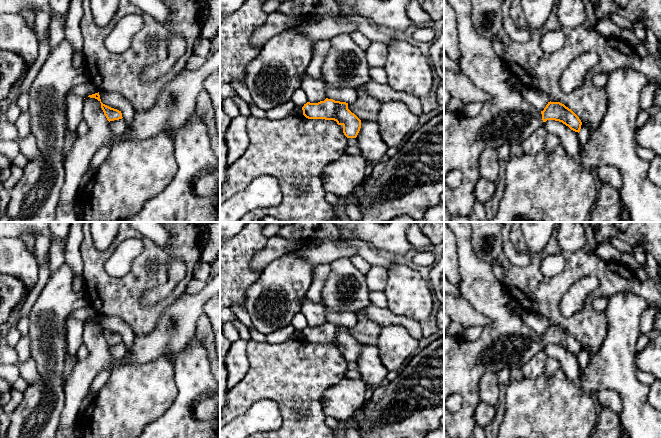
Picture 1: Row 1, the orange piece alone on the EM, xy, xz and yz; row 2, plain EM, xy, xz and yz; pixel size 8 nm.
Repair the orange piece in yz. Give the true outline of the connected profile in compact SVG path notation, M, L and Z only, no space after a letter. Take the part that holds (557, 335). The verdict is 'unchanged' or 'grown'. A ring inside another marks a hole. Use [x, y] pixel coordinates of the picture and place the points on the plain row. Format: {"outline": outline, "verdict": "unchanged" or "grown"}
{"outline": "M445 222L456 240L456 253L460 282L456 286L461 297L465 298L477 311L491 320L491 323L483 328L481 336L476 341L468 341L463 336L444 335L444 431L448 438L474 438L478 432L477 423L474 418L475 409L480 402L479 383L481 377L487 372L498 372L502 369L512 367L521 368L526 362L533 358L547 344L562 346L575 356L580 356L582 346L579 341L568 331L560 326L548 326L543 335L539 335L524 324L520 308L510 311L506 304L512 300L506 288L501 285L491 271L491 265L478 258L472 247L472 228L469 222ZM453 394L462 396L462 404L456 413L447 410L446 403Z", "verdict": "grown"}

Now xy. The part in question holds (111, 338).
{"outline": "M99 316L92 318L92 319L89 319L88 321L95 322L101 327L101 332L102 332L104 339L106 340L106 342L109 346L123 342L121 335L114 333L114 332L111 332L101 326Z", "verdict": "unchanged"}

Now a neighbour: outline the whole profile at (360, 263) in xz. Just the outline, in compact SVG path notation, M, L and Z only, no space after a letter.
M358 254L351 258L351 262L362 274L366 274L371 267L371 265Z

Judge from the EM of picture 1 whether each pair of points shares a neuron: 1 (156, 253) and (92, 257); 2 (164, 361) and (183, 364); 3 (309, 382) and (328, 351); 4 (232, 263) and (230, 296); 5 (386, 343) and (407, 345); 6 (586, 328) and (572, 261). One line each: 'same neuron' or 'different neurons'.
1: same neuron
2: different neurons
3: same neuron
4: same neuron
5: same neuron
6: same neuron

